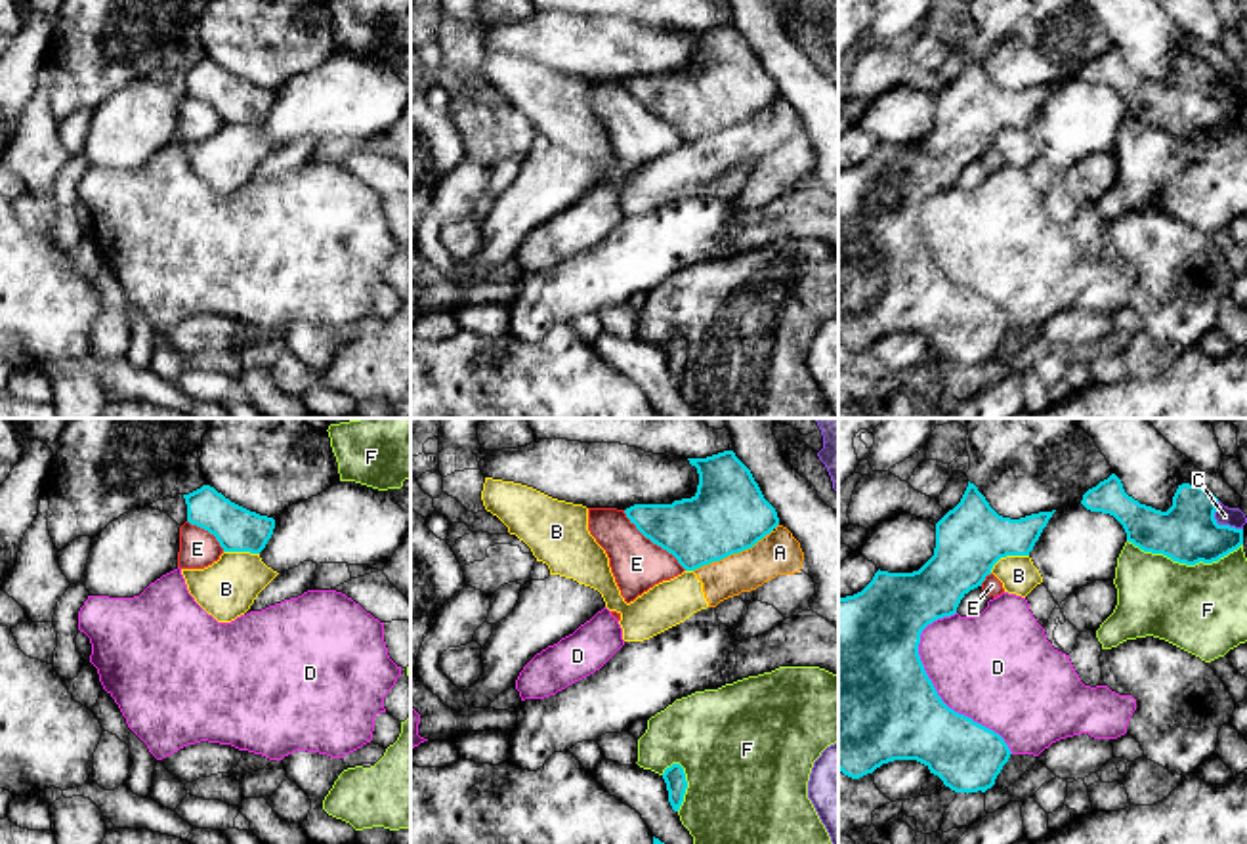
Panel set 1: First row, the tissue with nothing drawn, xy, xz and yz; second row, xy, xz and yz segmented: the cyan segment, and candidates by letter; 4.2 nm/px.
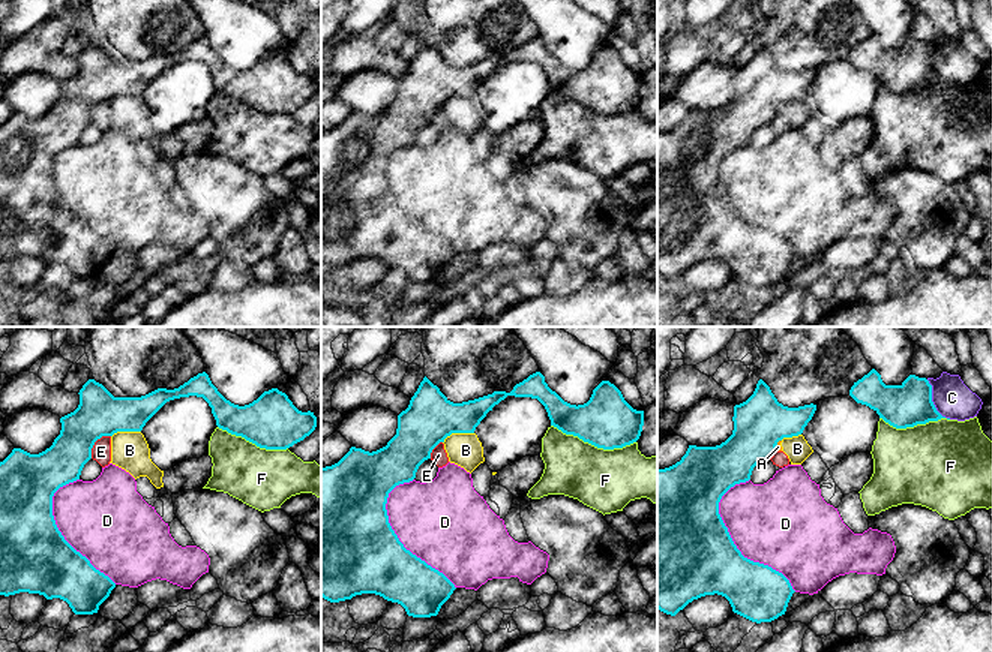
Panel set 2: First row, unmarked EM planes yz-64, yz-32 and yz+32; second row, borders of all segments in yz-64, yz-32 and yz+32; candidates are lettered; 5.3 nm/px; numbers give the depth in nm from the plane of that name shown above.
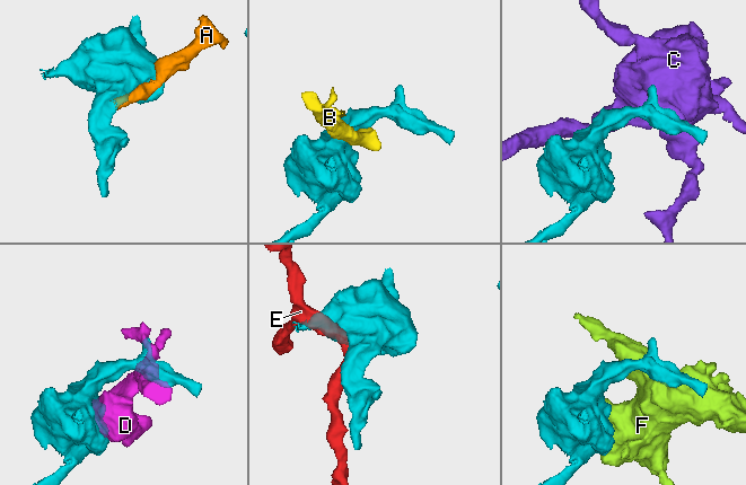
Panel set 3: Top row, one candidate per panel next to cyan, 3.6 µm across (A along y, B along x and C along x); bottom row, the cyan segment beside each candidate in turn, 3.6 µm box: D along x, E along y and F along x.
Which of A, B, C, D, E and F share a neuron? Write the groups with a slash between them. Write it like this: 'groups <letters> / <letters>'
groups A B / C / D / E / F

